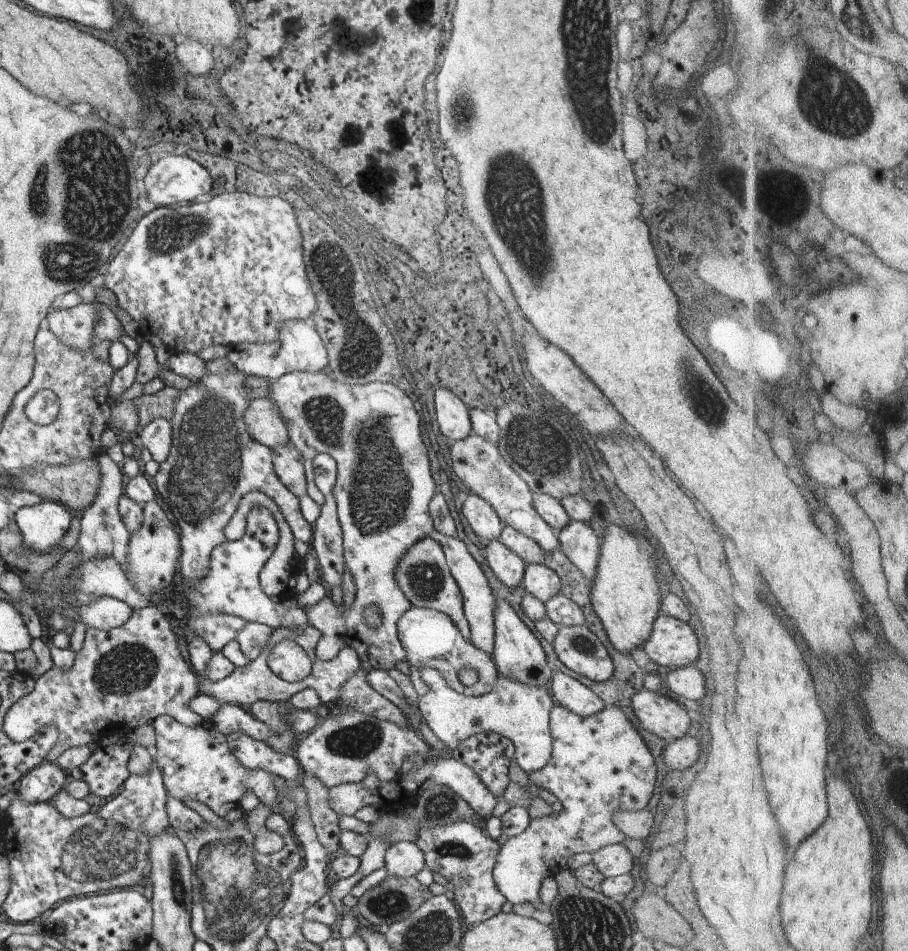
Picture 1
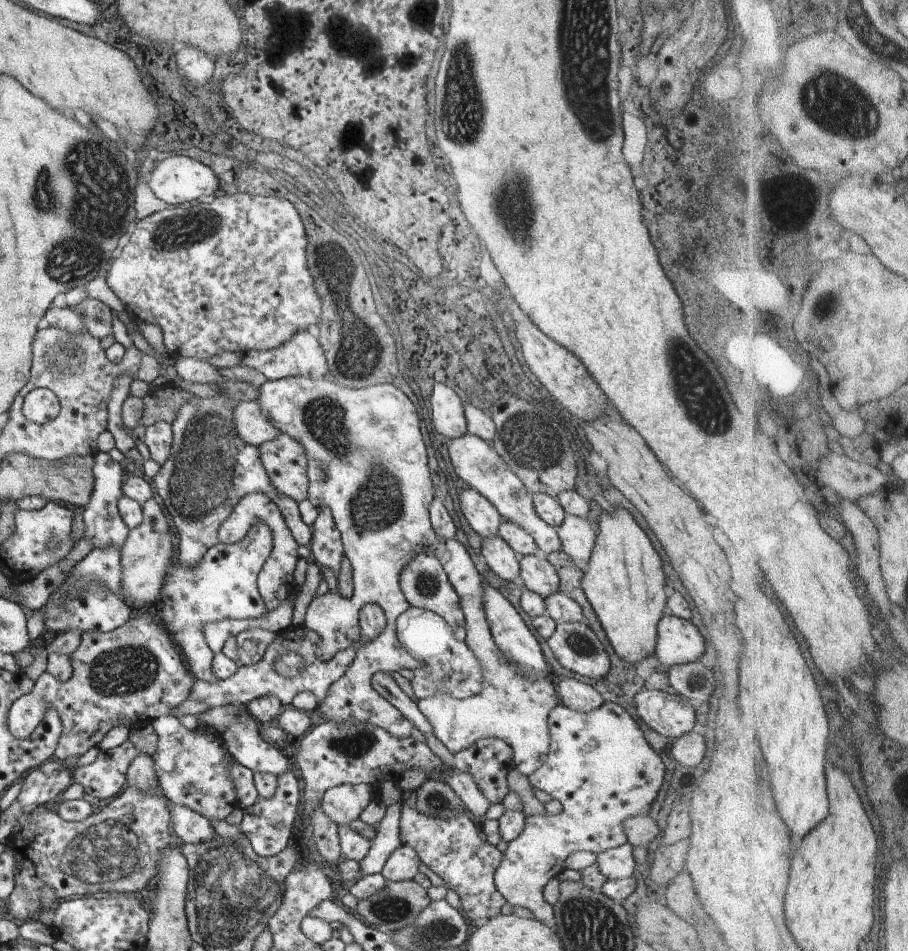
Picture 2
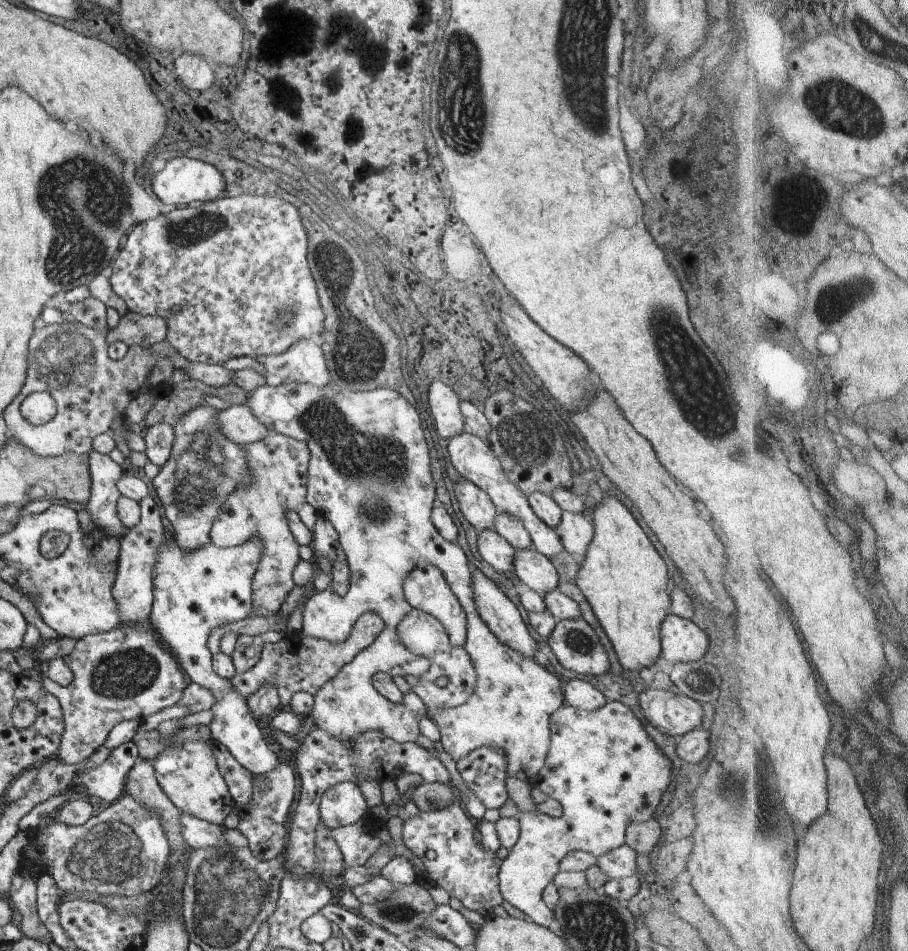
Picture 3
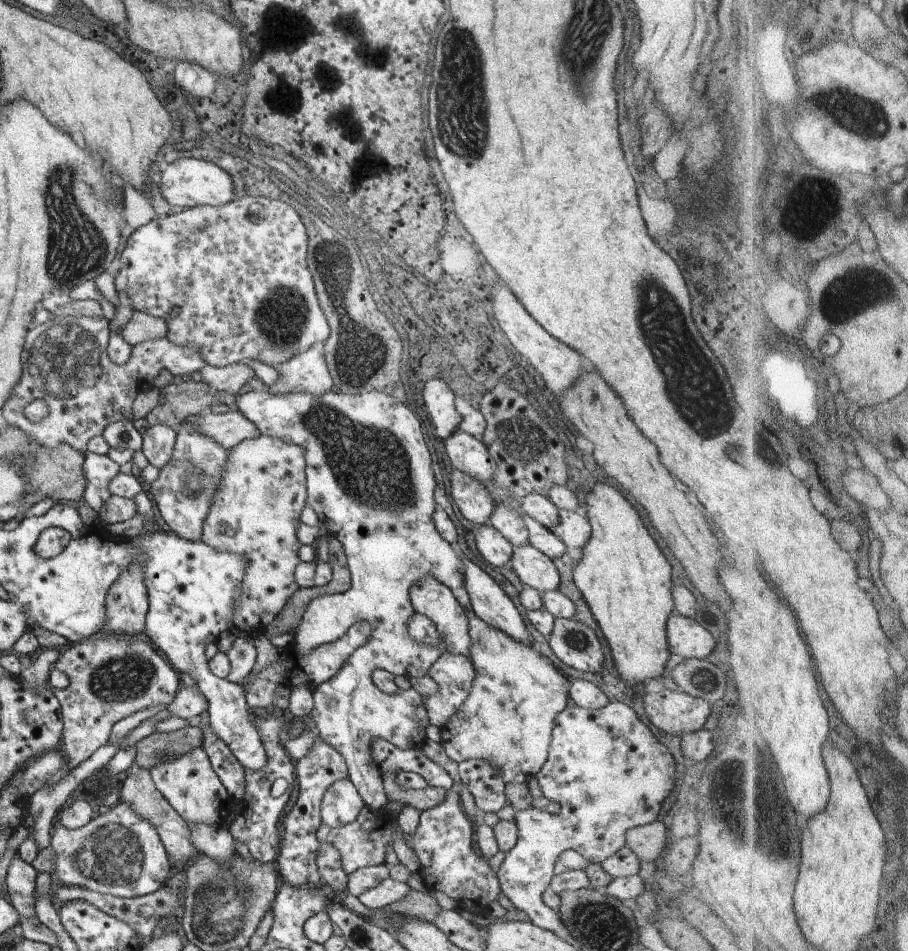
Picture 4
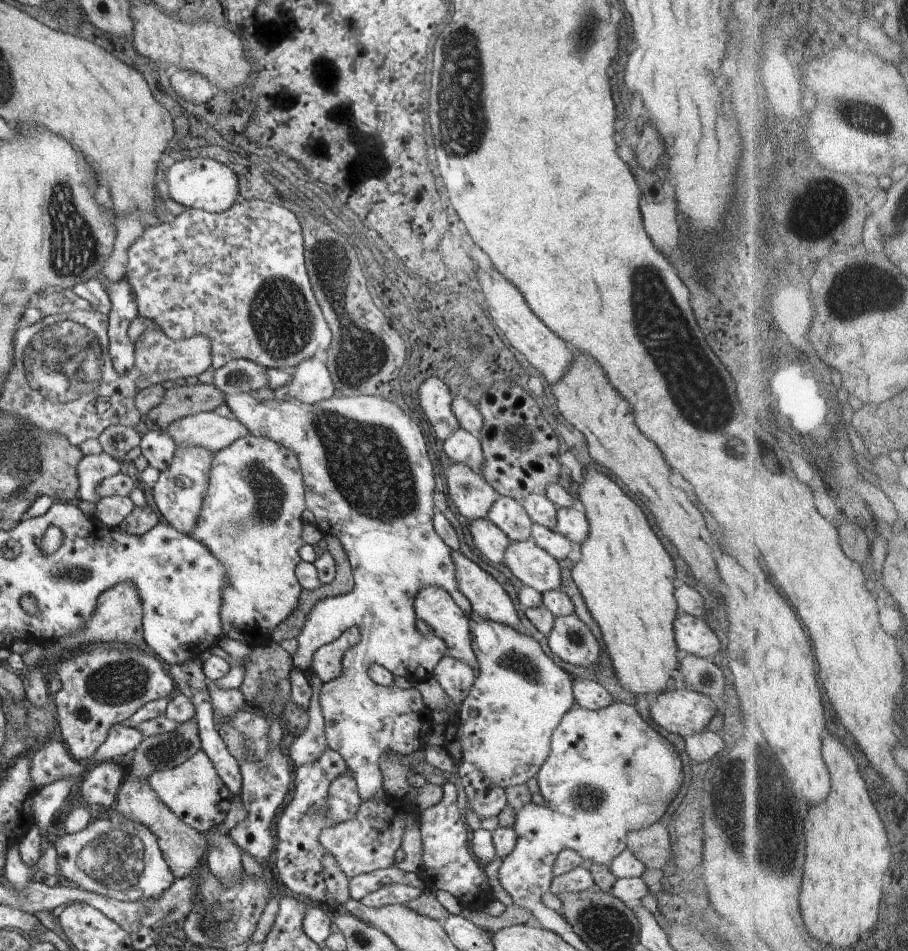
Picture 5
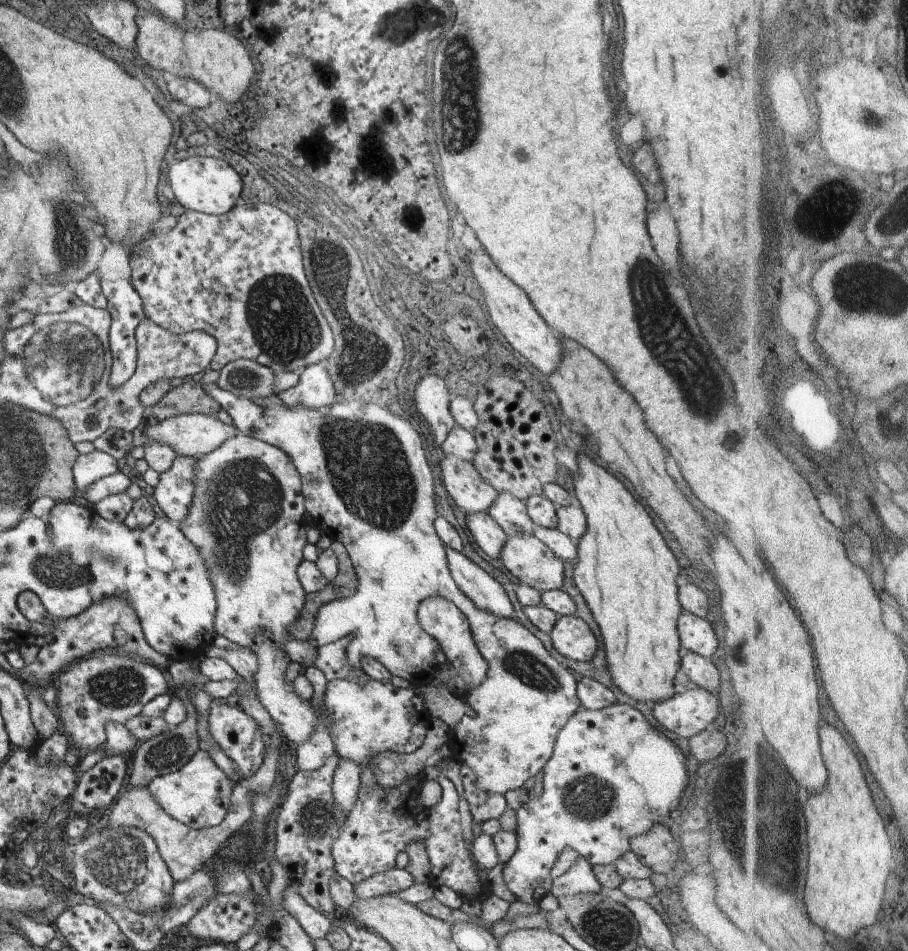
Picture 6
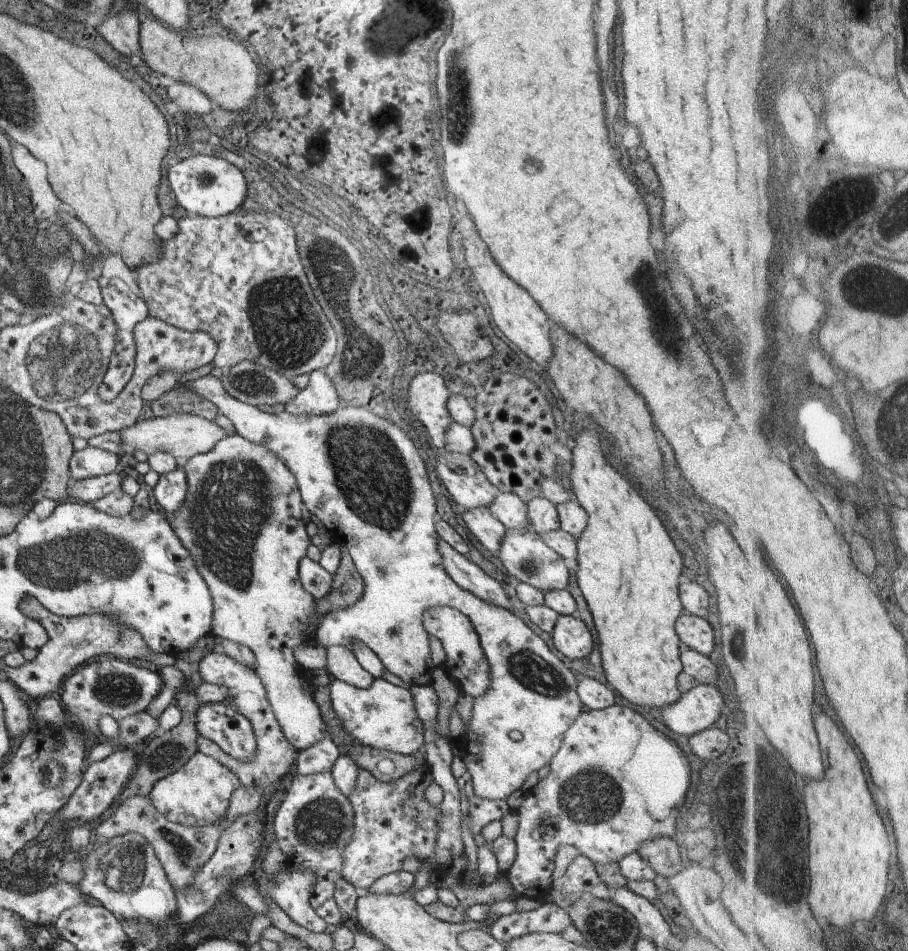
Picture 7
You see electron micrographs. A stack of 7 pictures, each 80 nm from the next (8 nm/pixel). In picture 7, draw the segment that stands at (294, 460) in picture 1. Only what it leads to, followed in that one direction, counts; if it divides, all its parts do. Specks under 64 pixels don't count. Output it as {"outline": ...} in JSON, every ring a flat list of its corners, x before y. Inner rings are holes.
{"outline":[[238,433,224,437,220,442,215,444,215,447,211,451,191,456,182,468,185,470,187,478,187,495,183,505,168,518,168,522,171,524,172,530,183,542,183,545,188,549,190,556,194,560,194,564,200,570,200,575,206,580,206,584,208,584,208,589,214,602,210,633,213,637,218,636,219,638,244,645,256,655,256,676,260,678,260,682,264,686,266,700,268,700,268,704,272,708,278,725,282,728,282,733,287,742,292,744,293,748,296,748,300,752,313,746,316,742,324,740,324,738,334,737,337,739,337,736,328,733,328,728,324,720,322,720,322,714,313,698,313,694,304,692,304,684,308,683,311,685,312,683,310,670,303,668,298,660,296,660,296,656,294,656,294,648,298,648,298,646,302,646,306,642,312,642,308,637,306,639,304,638,304,632,308,630,310,624,316,624,316,614,314,614,316,612,316,608,314,608,315,599,304,590,299,578,299,565,306,557,306,548,310,546,311,542,306,533,306,522,302,518,304,509,303,500,296,477,284,466,284,463,275,454,272,454,263,446,250,442]]}

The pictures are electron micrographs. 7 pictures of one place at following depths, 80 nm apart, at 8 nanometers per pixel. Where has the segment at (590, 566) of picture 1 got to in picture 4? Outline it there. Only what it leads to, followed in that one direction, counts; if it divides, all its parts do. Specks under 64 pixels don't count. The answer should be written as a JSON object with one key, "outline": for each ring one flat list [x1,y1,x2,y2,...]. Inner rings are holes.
{"outline":[[559,510,558,524,551,532,564,542,566,548,583,549,590,540,590,522,587,516,582,516,577,511]]}

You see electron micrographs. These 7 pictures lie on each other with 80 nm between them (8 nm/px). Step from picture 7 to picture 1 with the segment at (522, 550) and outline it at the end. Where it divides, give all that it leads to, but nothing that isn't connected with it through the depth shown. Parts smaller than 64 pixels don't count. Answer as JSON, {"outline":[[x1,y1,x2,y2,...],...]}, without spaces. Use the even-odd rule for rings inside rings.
{"outline":[[525,563,521,580,526,592,546,602,561,592,561,578,542,563]]}

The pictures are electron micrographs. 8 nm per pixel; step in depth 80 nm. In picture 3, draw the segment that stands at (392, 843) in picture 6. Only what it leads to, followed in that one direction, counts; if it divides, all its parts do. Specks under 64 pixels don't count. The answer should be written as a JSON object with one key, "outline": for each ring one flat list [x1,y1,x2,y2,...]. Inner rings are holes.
{"outline":[[361,819,355,824,332,829,331,838,343,855,344,870,366,865,383,844,376,826]]}

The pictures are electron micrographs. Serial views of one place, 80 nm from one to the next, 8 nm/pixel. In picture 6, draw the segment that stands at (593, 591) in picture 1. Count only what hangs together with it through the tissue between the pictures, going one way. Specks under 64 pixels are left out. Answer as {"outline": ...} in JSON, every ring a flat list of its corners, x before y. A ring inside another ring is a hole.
{"outline":[[586,454,578,455,577,462,580,476,575,479,574,492,585,513,587,530,577,547,578,563,573,571,573,580,602,630,610,677,622,693,638,702,668,699,677,691,675,676,681,669,681,643,677,634,677,623,682,613,676,584,680,572,678,560,660,530,654,526,646,508,632,498,630,490,618,478]]}

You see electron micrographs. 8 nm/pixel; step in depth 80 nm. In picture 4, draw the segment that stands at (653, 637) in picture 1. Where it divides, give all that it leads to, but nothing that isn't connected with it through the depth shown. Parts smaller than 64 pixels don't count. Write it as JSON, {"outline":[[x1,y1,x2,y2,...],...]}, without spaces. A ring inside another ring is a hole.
{"outline":[[674,613,668,620,668,652,680,655,684,660,710,659,716,646,712,634,704,630,694,619]]}

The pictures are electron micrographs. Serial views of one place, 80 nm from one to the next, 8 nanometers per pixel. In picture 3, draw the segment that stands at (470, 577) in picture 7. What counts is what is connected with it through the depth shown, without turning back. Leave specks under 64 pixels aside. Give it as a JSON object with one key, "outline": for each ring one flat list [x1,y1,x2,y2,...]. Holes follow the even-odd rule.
{"outline":[[470,566,472,572,472,592,474,592,474,604,480,614,482,621,488,626,488,629,504,646,508,646,512,652,526,656,530,660,536,660,534,654,538,650,538,644,530,636,528,628,520,615,520,610,505,596,492,580,489,580,477,568]]}

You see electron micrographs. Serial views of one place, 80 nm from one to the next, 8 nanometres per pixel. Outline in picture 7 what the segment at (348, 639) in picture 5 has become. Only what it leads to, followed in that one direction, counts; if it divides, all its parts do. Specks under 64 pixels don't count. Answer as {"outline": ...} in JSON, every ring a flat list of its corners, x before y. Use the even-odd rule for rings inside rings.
{"outline":[[344,646,326,648,326,663,323,667,333,679,343,681,360,689,370,687,375,680,354,657,351,650]]}

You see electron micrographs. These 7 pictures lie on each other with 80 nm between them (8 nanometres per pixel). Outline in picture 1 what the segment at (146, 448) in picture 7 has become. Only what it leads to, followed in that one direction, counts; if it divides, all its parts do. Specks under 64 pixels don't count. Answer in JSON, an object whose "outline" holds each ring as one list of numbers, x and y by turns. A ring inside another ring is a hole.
{"outline":[[268,397,250,400,243,412,243,422,248,434,268,448,290,441,287,423]]}

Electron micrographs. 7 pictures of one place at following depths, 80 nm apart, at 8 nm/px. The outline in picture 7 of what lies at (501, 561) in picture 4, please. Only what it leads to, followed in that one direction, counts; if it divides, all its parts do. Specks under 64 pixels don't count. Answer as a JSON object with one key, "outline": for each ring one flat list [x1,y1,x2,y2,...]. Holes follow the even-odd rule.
{"outline":[[489,507,466,509,464,522,476,540,490,552,499,552,502,537,505,535,505,526,491,513]]}

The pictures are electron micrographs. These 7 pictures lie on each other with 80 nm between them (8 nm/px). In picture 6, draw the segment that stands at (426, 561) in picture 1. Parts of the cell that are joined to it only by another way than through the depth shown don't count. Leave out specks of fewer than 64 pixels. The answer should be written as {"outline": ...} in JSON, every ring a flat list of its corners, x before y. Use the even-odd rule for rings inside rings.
{"outline":[[442,596,424,598,418,604,417,618,422,630,440,644,442,652,446,655,446,662,456,668,456,672,462,676,468,688,478,688,484,682,484,676,489,667,474,644,468,618,452,602,448,602]]}

